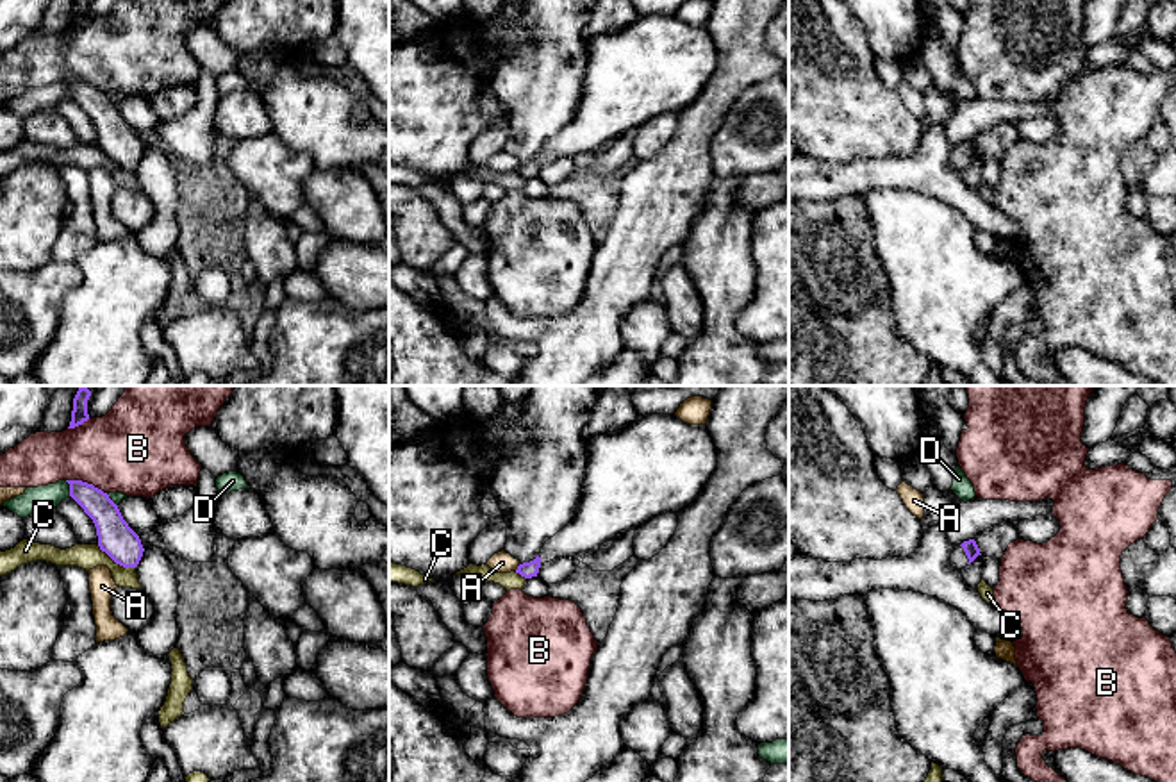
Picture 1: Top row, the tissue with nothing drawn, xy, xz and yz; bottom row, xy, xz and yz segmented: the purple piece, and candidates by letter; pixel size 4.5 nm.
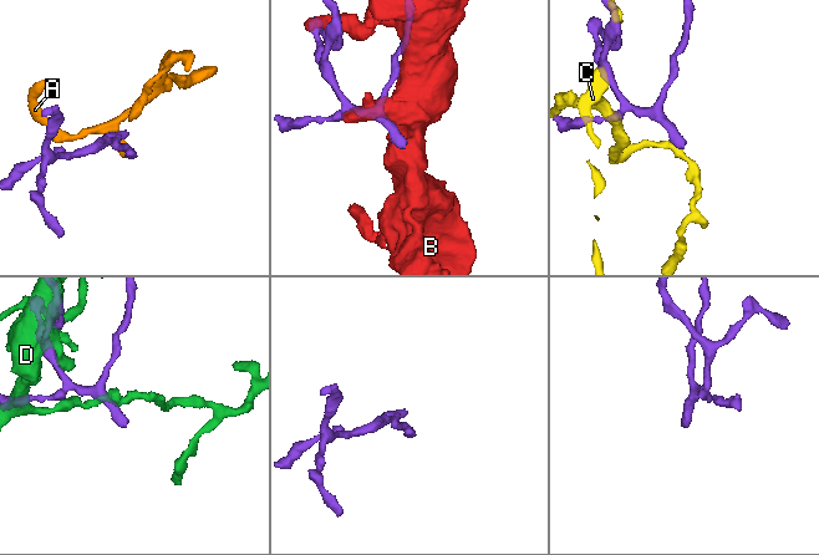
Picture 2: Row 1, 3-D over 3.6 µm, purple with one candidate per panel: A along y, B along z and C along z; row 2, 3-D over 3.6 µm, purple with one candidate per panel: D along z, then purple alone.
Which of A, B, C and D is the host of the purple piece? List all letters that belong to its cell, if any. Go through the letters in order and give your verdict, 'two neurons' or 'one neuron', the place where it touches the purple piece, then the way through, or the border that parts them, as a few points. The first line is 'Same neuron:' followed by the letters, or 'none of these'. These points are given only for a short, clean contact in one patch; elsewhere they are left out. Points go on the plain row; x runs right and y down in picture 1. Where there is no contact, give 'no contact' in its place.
Same neuron: none of these
A: two neurons | xz (518, 168) | along xz (520, 165), (514, 170)
B: two neurons | xy (86, 83)
C: two neurons | xy (116, 163) | along xy (97, 145), (116, 163), (134, 168)
D: two neurons | xy (70, 88) | along xy (65, 81), (70, 95)

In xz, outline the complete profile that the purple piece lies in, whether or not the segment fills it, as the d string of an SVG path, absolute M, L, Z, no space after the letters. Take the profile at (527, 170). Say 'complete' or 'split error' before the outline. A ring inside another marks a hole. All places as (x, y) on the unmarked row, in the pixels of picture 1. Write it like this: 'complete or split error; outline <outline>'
split error; outline M644 14L617 32L585 41L585 77L573 120L544 143L539 155L518 166L525 179L557 157L589 157L610 139L635 130L658 114L678 112L694 102L717 66L707 25L687 25L675 14Z

